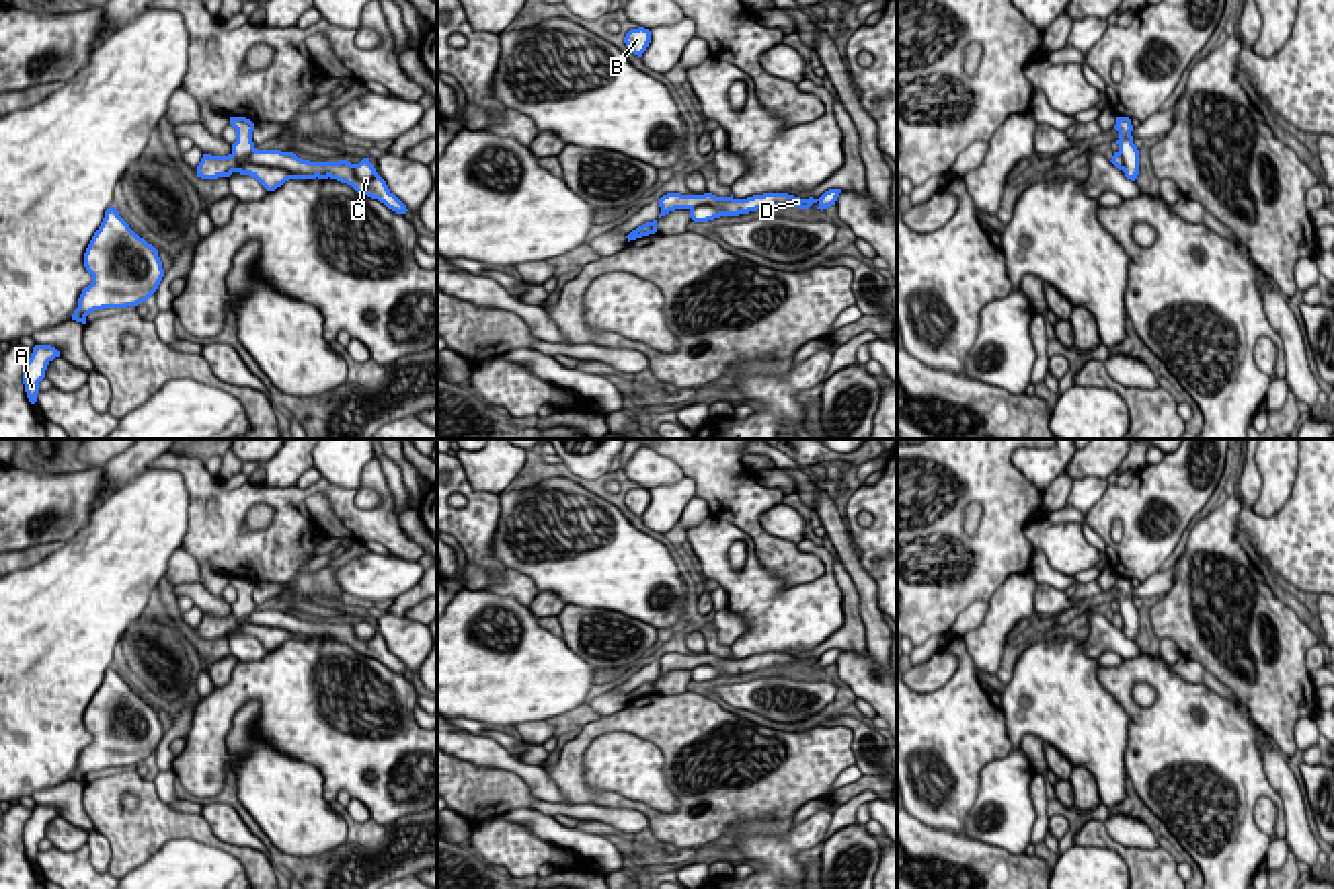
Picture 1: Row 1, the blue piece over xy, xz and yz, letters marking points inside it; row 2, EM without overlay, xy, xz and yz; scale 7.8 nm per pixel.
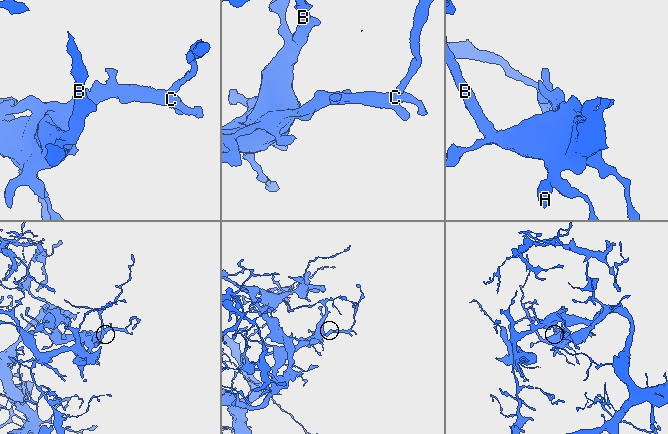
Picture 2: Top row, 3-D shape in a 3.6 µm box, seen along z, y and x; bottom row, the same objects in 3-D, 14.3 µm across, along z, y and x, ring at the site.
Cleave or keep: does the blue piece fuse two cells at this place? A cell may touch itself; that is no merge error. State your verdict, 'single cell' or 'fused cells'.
fused cells

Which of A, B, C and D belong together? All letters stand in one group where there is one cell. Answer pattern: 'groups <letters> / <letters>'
groups A B C / D

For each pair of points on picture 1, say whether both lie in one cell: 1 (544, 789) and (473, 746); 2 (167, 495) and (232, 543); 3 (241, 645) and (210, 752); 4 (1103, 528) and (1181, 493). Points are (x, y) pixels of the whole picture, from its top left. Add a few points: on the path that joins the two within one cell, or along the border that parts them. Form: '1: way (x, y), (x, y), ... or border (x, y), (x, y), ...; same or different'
1: way (526, 770), (491, 754); same
2: border (165, 467), (187, 491), (187, 532), (179, 545); different
3: border (269, 651), (259, 660), (239, 662); different
4: way (1119, 508), (1142, 506), (1152, 495), (1160, 495); same

